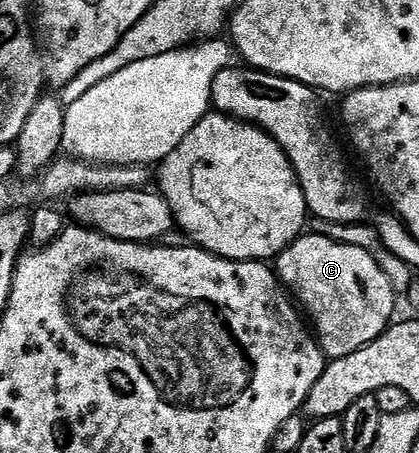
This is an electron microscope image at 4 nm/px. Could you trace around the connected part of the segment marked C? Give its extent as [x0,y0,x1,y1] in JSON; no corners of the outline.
[276,233,396,360]

